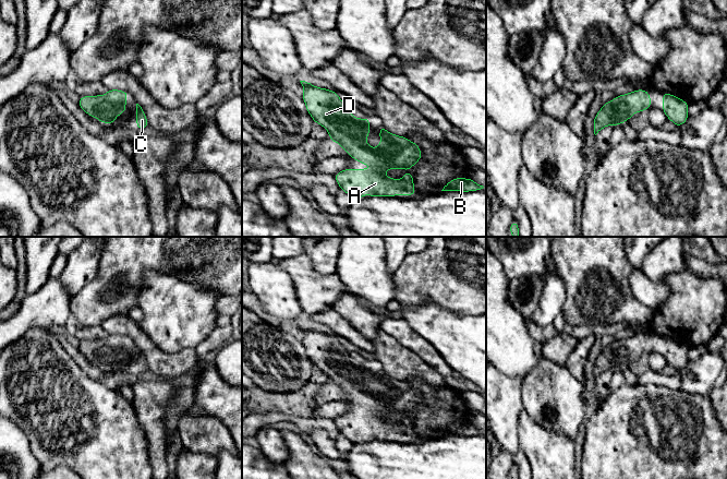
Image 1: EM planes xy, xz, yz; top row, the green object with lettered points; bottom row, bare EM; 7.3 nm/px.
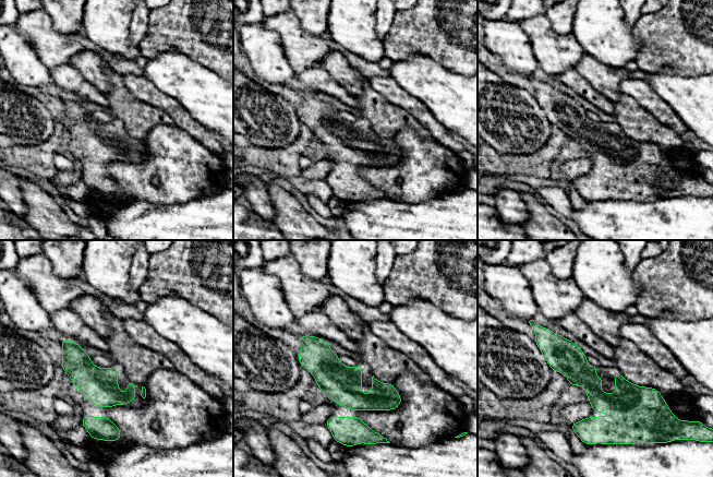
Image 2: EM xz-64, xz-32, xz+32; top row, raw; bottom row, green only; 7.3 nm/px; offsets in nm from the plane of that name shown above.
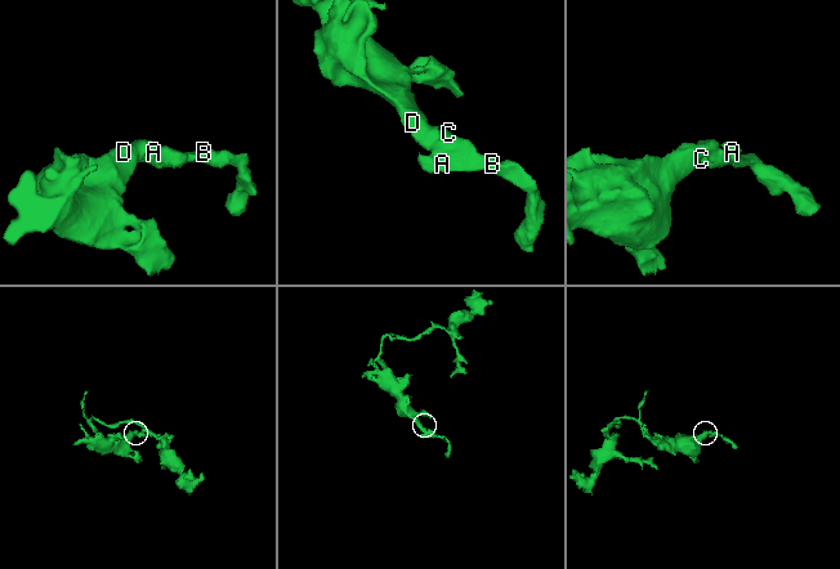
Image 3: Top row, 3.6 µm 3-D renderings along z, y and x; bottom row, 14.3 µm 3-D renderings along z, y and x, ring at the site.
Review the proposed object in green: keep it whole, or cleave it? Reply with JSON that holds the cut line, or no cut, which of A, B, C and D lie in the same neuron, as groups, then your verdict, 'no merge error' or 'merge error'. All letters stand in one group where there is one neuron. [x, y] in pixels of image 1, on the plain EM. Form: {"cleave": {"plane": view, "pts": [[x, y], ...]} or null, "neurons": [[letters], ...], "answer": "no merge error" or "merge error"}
{"cleave": null, "neurons": [["A", "B", "C", "D"]], "answer": "no merge error"}

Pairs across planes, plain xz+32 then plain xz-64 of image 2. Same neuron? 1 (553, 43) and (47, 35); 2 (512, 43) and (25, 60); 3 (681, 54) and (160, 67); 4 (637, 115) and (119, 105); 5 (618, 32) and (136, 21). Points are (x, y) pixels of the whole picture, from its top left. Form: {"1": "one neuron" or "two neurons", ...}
{"1": "one neuron", "2": "one neuron", "3": "two neurons", "4": "one neuron", "5": "two neurons"}

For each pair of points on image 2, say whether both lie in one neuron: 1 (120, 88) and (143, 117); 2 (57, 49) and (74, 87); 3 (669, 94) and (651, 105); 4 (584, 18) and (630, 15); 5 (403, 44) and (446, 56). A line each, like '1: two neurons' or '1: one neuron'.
1: one neuron
2: two neurons
3: two neurons
4: two neurons
5: one neuron

